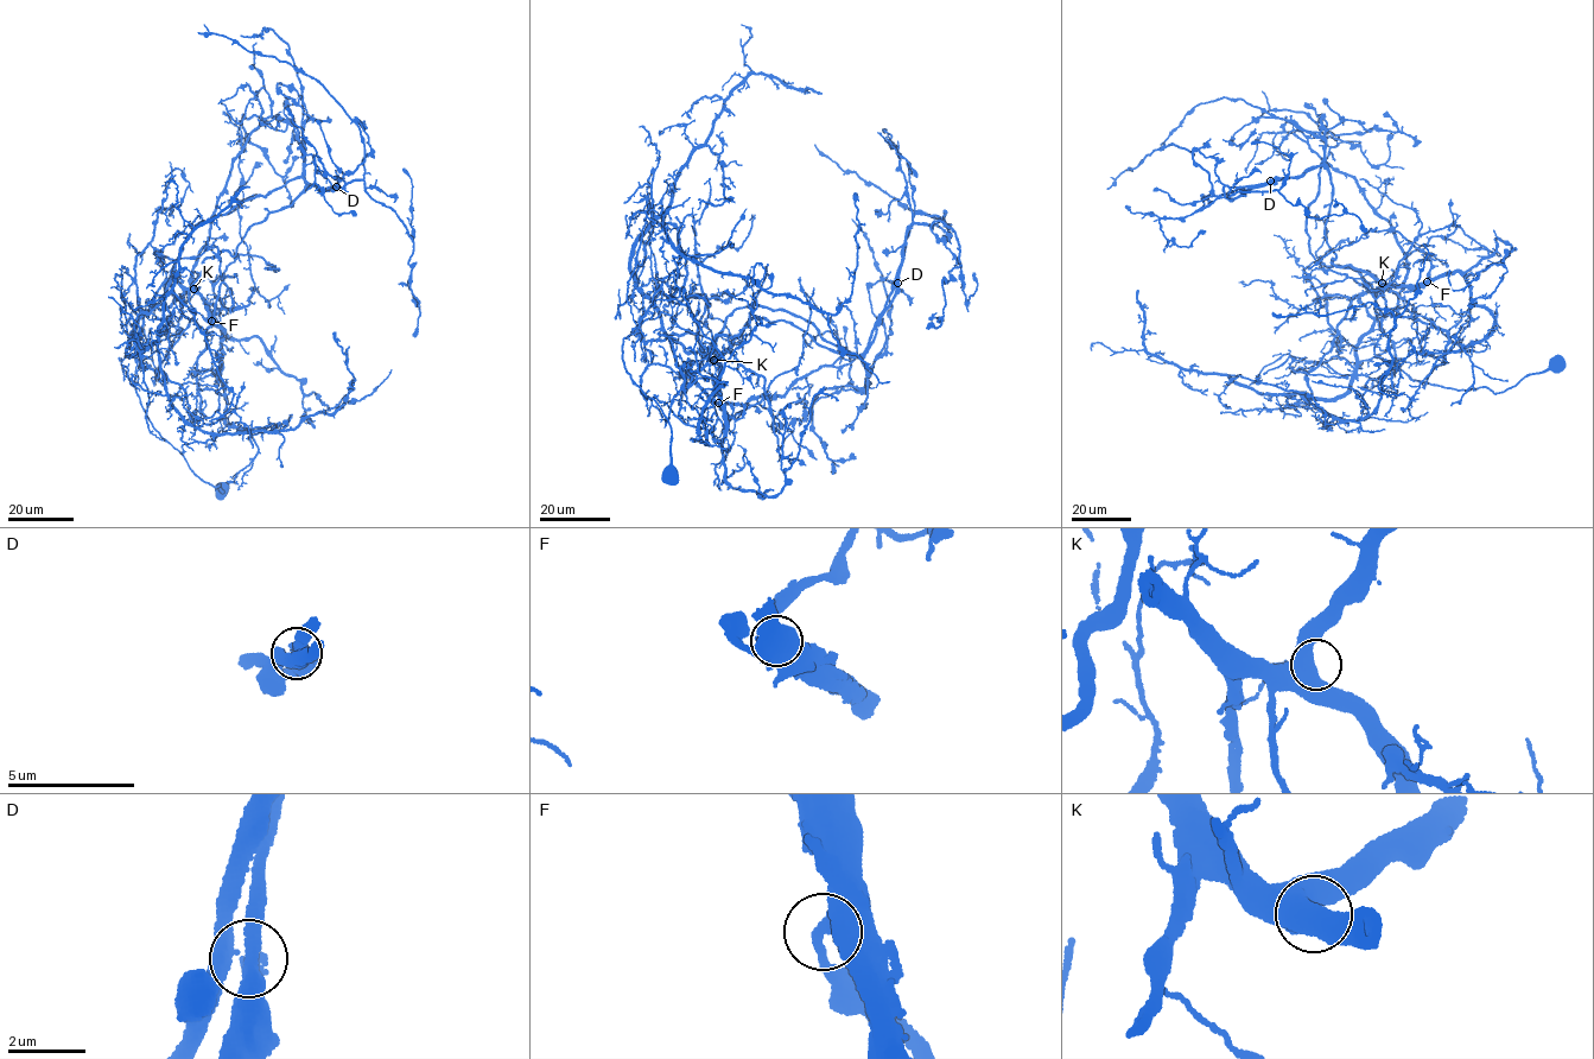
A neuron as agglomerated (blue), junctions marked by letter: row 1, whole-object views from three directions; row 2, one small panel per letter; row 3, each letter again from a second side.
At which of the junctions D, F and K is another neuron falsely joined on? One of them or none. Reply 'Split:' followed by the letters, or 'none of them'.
Split: D

